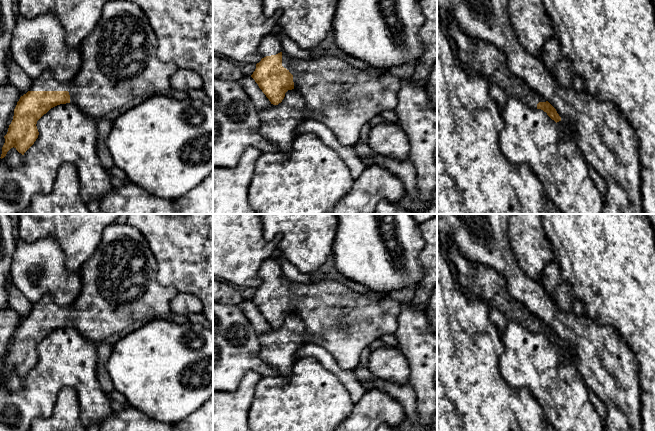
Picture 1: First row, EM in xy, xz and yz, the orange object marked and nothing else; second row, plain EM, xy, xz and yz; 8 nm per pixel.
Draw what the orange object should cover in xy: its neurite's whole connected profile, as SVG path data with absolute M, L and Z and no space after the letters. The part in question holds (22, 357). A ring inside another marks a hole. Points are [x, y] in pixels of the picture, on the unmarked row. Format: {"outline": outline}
{"outline": "M117 222L107 226L98 248L79 272L82 288L71 305L61 307L50 294L46 294L33 304L30 314L20 321L4 360L1 383L13 371L24 379L38 362L37 345L57 329L73 327L83 337L100 344L111 335L129 331L134 322L145 323L157 318L172 320L170 302L178 291L158 281L157 261L137 228Z"}

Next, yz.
{"outline": "M450 239L448 257L465 284L480 292L485 302L496 302L508 320L521 324L532 333L543 334L556 347L561 345L556 333L548 325L511 296L506 280L497 271L467 259L457 244Z"}

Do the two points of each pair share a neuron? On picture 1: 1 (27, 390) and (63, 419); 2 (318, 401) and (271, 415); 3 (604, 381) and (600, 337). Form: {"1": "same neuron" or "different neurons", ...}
{"1": "different neurons", "2": "same neuron", "3": "same neuron"}

